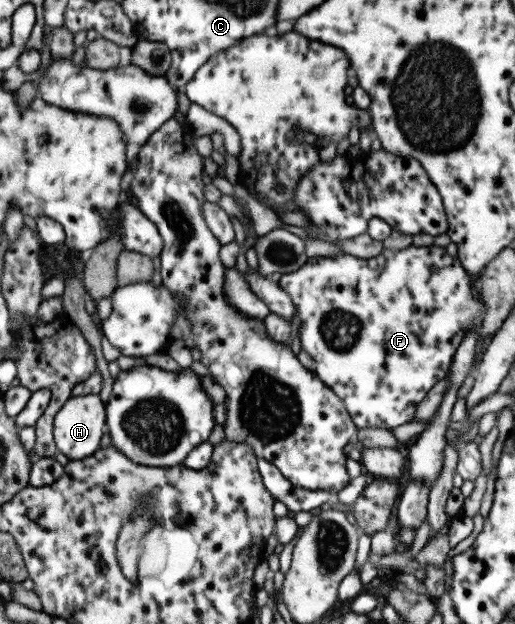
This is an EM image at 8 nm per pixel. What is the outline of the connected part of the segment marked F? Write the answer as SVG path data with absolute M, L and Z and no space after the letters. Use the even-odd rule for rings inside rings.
M435 243L430 246L411 244L402 250L383 248L377 257L369 259L361 259L343 251L330 257L310 257L305 262L305 265L297 268L297 271L282 274L278 284L292 297L292 302L299 312L301 319L299 336L302 349L307 351L315 361L315 374L319 376L322 383L331 388L331 391L343 401L346 411L358 429L387 428L391 430L405 423L410 423L415 418L415 407L419 406L419 403L427 396L430 389L435 386L435 383L439 383L452 369L454 355L465 334L472 327L474 329L482 327L483 314L486 310L482 295L478 288L474 286L472 277L463 267L460 259L447 254L446 248Z

